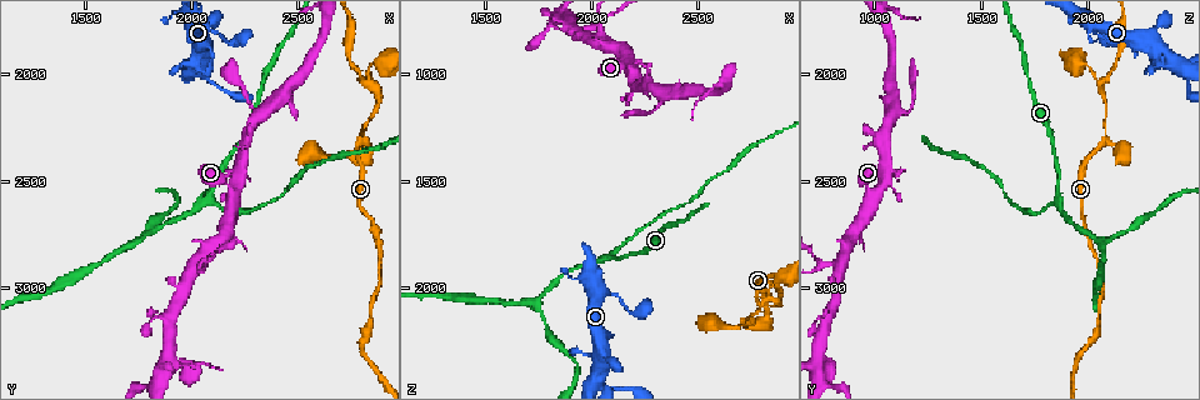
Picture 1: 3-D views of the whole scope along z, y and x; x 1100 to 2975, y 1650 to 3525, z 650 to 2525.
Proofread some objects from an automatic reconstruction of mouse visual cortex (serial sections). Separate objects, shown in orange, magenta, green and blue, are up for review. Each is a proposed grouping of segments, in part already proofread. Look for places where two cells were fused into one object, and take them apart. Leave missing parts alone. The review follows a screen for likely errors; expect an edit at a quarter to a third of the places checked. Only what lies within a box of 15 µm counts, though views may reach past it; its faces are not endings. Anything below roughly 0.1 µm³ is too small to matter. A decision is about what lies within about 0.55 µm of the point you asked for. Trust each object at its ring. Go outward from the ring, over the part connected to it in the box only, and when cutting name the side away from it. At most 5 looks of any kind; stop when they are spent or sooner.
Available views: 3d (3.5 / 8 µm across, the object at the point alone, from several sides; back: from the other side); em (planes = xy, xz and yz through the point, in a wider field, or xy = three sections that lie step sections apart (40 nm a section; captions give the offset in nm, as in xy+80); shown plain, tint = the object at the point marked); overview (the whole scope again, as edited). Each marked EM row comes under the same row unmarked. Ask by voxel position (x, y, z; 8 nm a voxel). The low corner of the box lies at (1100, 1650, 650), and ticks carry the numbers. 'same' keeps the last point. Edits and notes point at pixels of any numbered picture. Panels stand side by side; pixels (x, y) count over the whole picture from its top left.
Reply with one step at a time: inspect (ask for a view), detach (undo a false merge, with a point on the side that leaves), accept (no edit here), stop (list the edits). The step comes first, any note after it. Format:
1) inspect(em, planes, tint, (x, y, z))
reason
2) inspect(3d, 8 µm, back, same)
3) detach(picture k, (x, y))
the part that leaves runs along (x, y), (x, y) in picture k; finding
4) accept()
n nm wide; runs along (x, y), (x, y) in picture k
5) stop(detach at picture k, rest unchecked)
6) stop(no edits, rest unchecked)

inspect(3d, 3.5 µm, (2780, 2320, 2080))
sharp bend

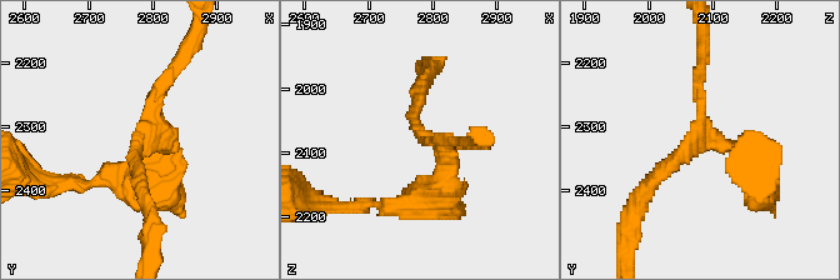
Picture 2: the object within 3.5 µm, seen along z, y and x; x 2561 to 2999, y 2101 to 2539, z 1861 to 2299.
inspect(em, xy, step 5, tint, (2785, 2310, 2070))
need the tissue

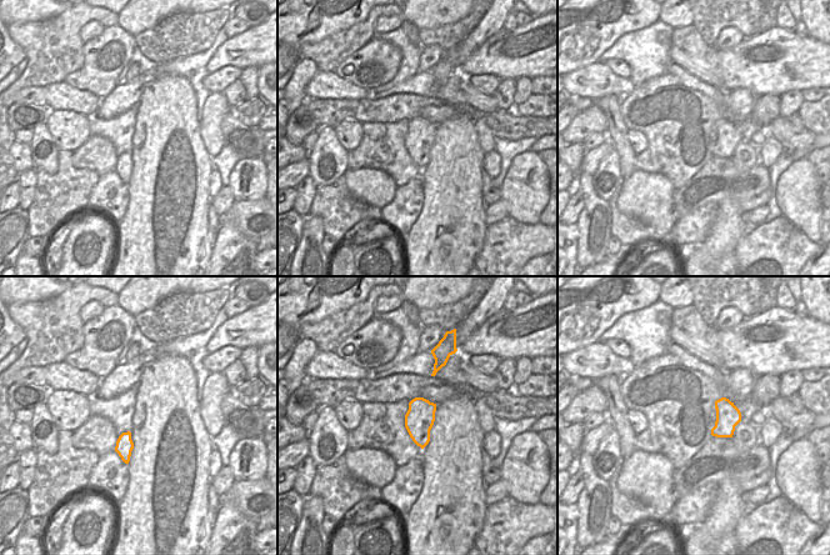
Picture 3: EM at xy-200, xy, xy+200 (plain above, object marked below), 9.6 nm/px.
inspect(em, planes, tint, same)

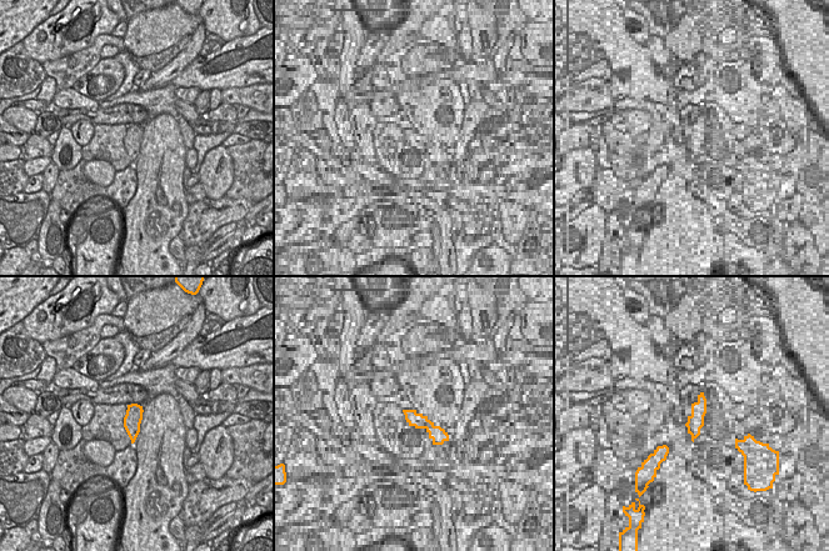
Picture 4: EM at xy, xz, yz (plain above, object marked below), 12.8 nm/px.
accept()
3 arms; arms of 150, 200, 200 nm; runs along (640, 196), (698, 131), (701, 63) in picture 2; all the same cell

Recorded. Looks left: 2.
inspect(em, xy, step 5, tint, (2850, 2060, 2070))
side arm on a straight run

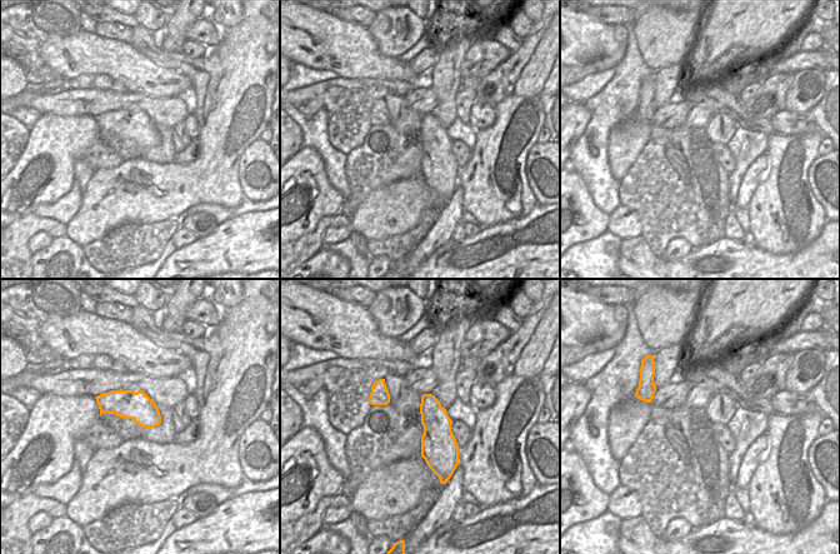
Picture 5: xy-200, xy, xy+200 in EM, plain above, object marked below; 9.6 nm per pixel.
inspect(3d, 3.5 µm, same)

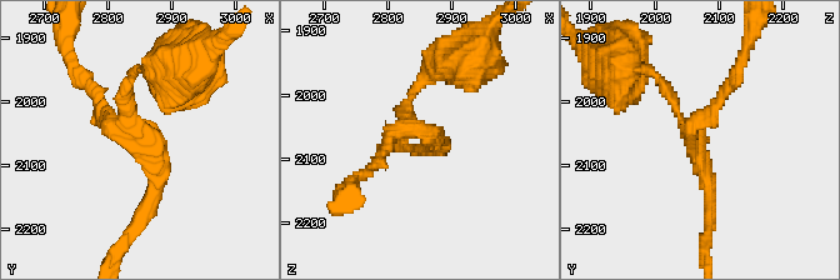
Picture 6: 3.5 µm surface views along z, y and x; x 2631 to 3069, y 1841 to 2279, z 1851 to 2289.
accept()
3 arms; arms of 150, 150, 200 nm; runs along (708, 198), (695, 140), (644, 68) in picture 6; all the same cell

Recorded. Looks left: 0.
stop(no edits, rest unchecked)

